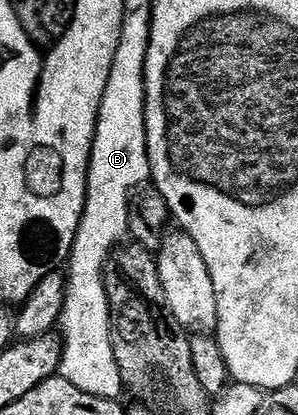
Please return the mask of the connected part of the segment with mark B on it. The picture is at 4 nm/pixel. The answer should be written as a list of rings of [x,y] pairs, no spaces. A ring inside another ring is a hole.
[[[126,49],[122,57],[114,57],[114,66],[98,108],[98,126],[94,132],[94,146],[90,152],[90,170],[86,176],[86,206],[80,219],[74,250],[68,262],[66,302],[60,318],[60,376],[68,383],[80,387],[88,395],[121,398],[124,393],[122,376],[114,358],[112,340],[112,302],[106,296],[104,270],[112,254],[127,240],[130,232],[130,202],[132,194],[150,181],[150,158],[146,156],[146,83],[144,70],[146,56],[138,49]]]

